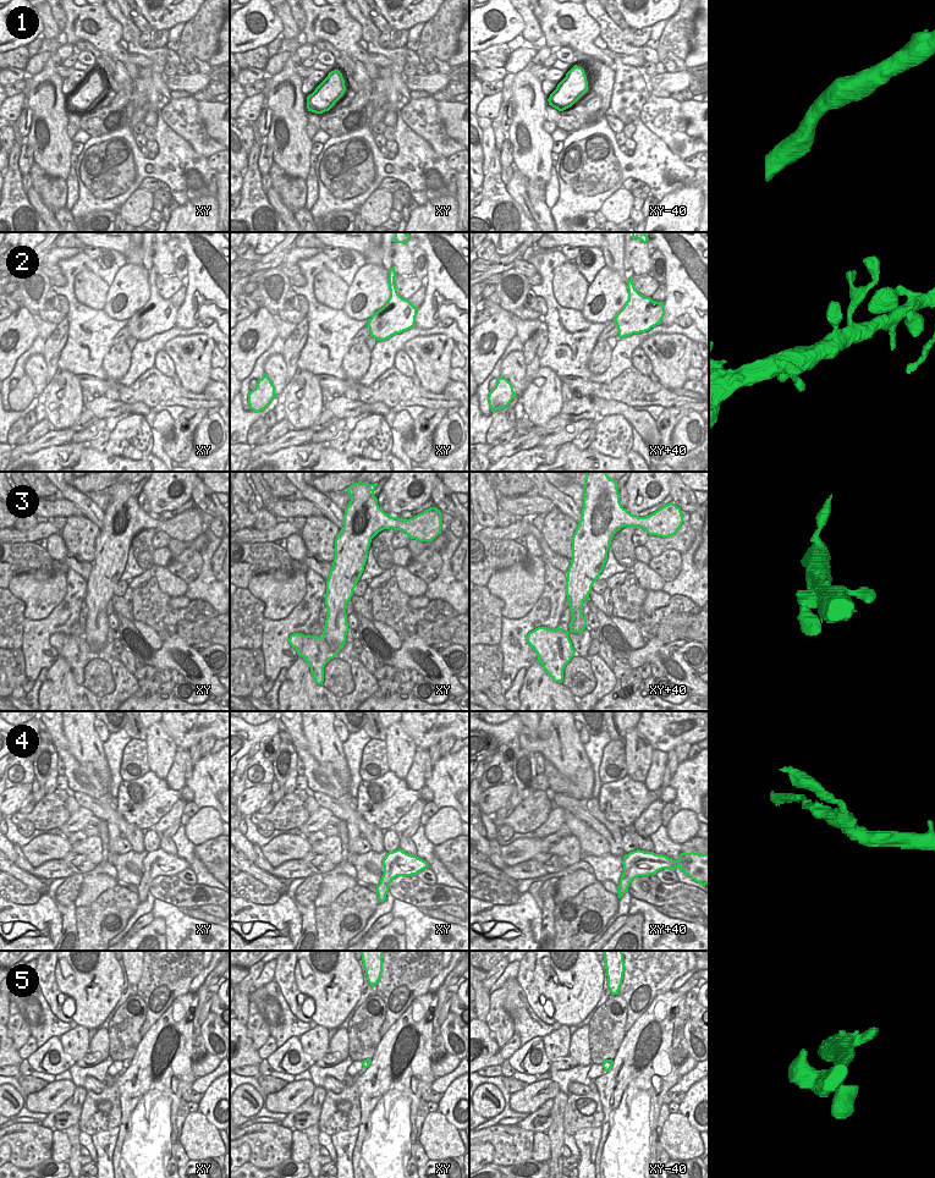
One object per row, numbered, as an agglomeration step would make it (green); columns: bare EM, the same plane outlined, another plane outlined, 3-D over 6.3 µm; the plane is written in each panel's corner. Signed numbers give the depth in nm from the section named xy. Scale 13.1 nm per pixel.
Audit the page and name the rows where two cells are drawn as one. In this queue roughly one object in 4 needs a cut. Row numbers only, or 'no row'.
no row

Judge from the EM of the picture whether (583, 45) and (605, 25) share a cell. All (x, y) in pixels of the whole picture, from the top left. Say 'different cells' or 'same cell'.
different cells

